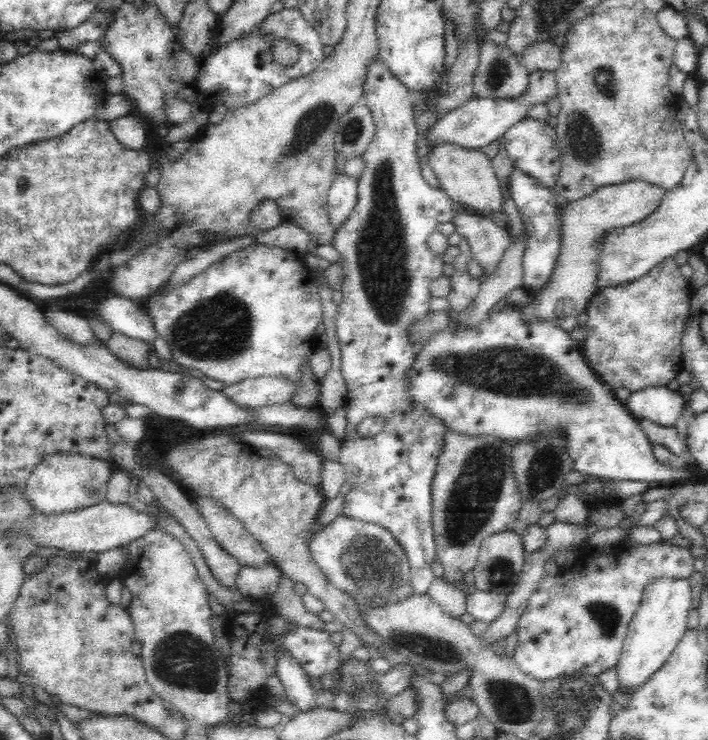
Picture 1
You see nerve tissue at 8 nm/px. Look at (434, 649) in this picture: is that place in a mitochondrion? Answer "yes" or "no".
yes

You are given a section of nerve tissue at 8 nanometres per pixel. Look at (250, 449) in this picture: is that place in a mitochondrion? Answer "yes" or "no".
no

